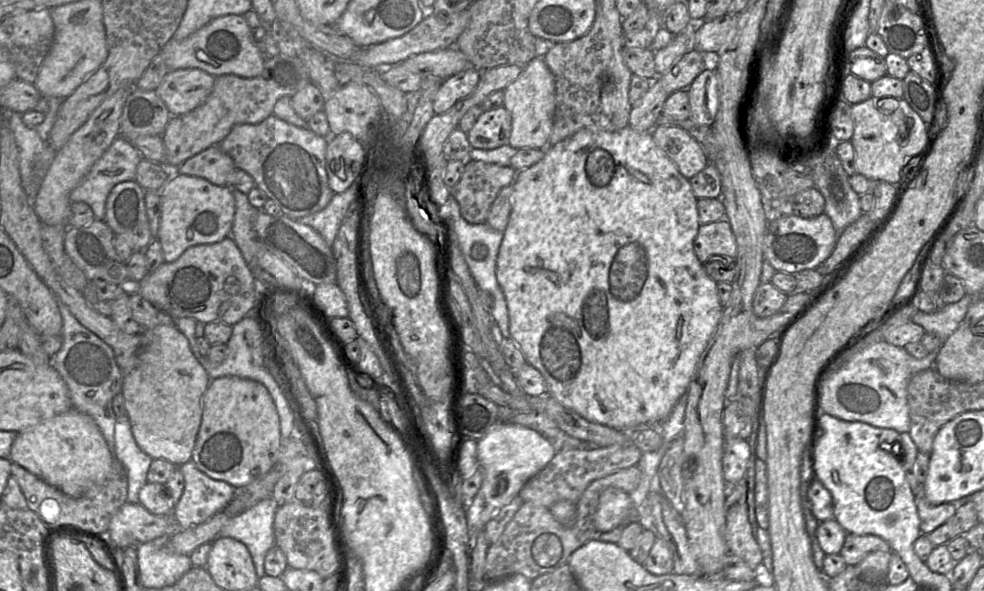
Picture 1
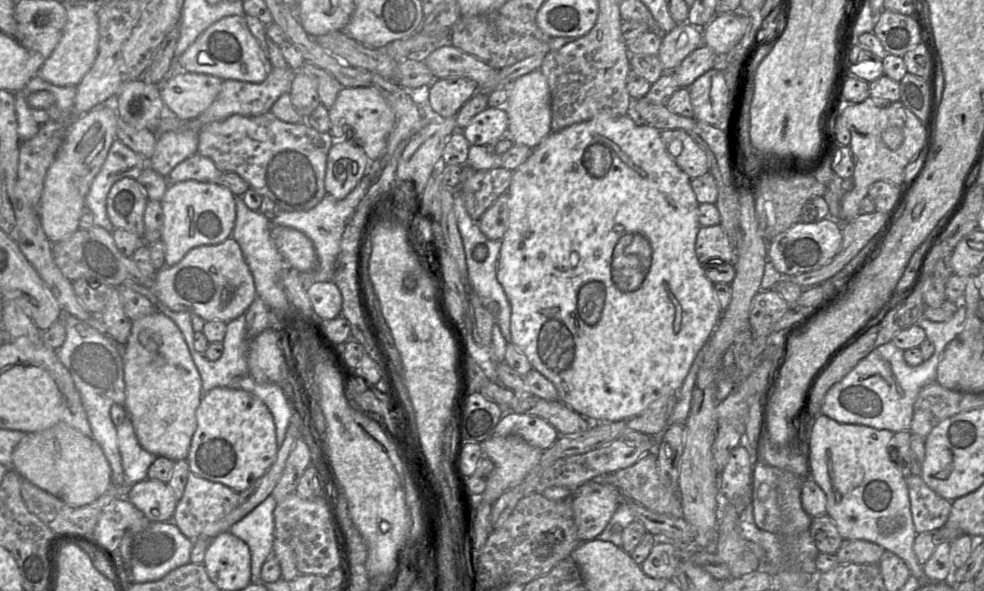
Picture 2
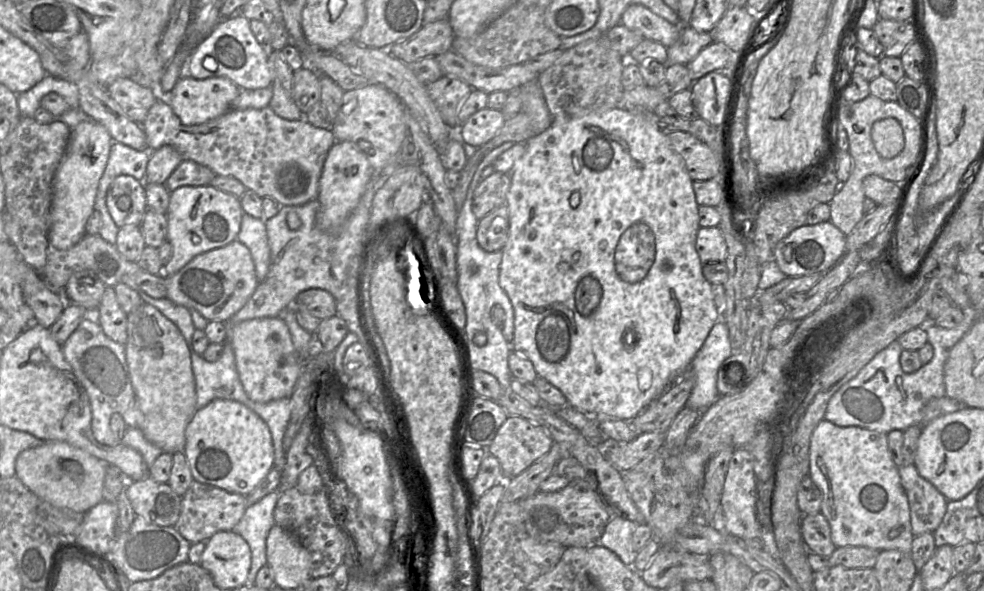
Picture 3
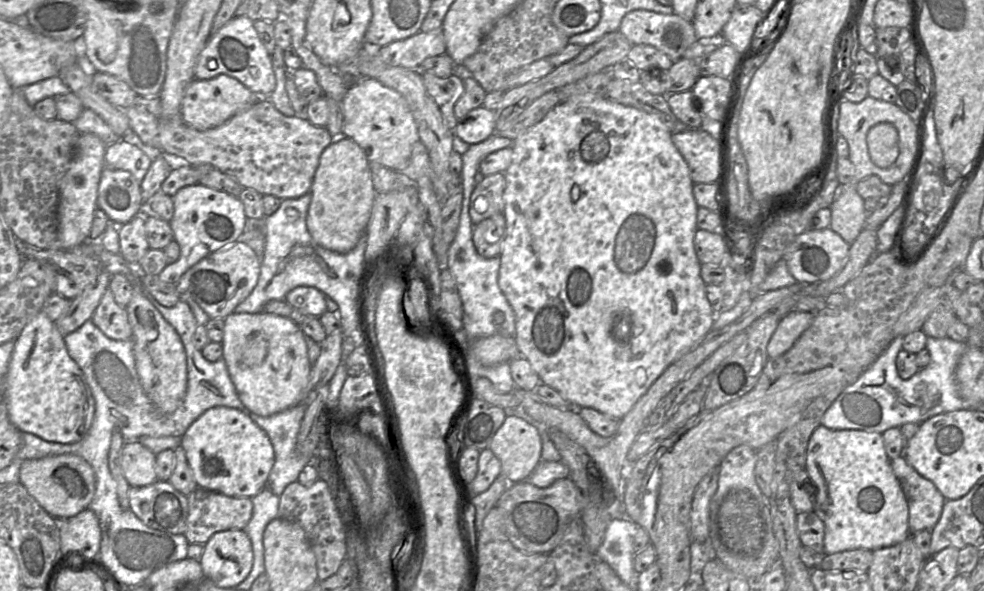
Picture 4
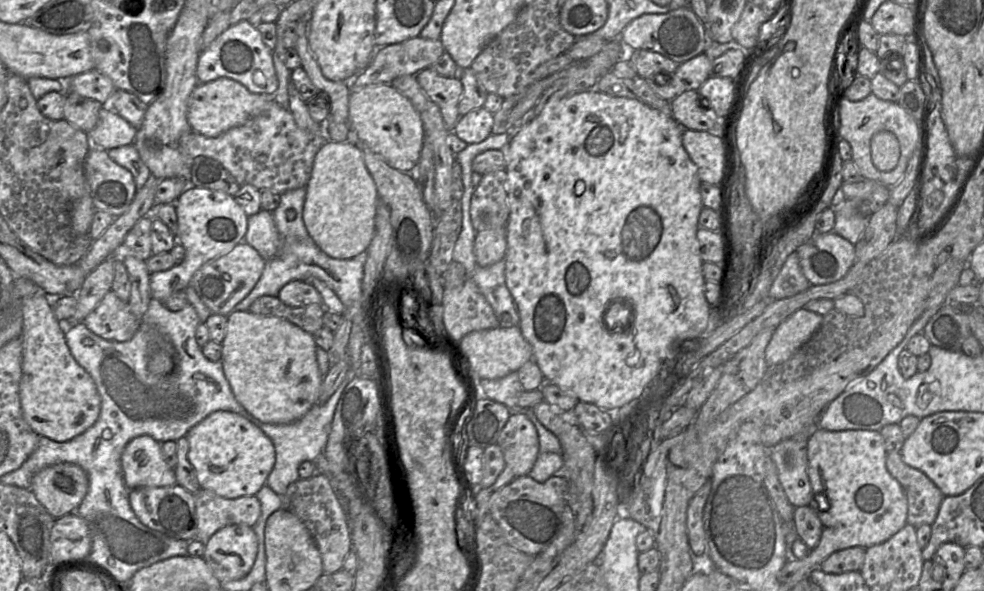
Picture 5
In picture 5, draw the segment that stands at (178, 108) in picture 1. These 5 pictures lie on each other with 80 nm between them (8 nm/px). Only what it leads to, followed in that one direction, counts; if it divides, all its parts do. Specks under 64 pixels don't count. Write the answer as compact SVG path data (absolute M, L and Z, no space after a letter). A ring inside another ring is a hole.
M226 77L198 82L188 98L187 120L193 131L206 137L217 137L263 113L270 101L274 101L273 96L251 93L241 83Z

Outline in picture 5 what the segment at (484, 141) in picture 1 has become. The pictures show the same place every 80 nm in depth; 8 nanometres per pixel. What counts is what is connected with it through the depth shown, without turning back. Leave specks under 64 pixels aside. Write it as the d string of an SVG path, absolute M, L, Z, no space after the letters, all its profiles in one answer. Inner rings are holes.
M481 107L461 116L453 132L467 144L480 143L492 134L493 123L493 114Z

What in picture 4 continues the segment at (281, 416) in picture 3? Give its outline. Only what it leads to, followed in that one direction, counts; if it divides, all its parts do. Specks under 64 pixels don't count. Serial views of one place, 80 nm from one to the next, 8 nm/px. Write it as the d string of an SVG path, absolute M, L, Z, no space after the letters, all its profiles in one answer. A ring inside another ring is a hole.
M224 397L220 398L221 402L226 403L228 407L238 409L247 414L268 435L274 449L274 465L268 475L266 487L274 494L280 496L290 483L297 481L301 470L310 462L310 459L302 459L296 451L297 436L307 405L296 403L281 412L262 417L250 412L240 401L239 397L234 398L234 400Z

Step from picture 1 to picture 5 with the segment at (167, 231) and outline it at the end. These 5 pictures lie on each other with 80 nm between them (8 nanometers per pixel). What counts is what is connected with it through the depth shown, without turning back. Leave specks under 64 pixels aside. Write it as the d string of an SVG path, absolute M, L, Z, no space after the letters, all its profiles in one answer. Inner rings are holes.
M189 185L175 202L178 230L176 239L185 249L185 257L180 264L167 271L155 272L150 275L151 297L164 302L175 292L185 290L194 273L207 261L216 258L233 248L236 244L244 241L248 226L248 215L237 203L235 198L225 192L210 190Z

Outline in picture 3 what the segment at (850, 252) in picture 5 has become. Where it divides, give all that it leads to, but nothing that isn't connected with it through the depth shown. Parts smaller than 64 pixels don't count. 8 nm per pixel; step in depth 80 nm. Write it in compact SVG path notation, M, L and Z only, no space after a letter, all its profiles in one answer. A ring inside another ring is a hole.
M829 220L815 225L806 224L793 230L776 245L774 260L788 277L800 277L826 273L846 252L846 235Z

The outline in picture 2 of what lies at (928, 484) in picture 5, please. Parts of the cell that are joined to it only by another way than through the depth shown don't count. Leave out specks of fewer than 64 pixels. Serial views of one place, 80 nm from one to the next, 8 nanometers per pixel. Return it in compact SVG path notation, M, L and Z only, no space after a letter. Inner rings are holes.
M910 474L905 481L916 533L934 533L946 522L952 501L935 493L918 475Z

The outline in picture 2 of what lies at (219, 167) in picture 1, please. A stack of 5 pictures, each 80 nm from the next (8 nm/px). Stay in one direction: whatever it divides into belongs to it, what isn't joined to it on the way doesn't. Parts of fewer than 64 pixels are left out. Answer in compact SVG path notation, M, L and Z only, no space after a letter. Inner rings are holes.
M195 153L174 167L167 179L169 183L187 180L217 183L222 174L211 159Z

